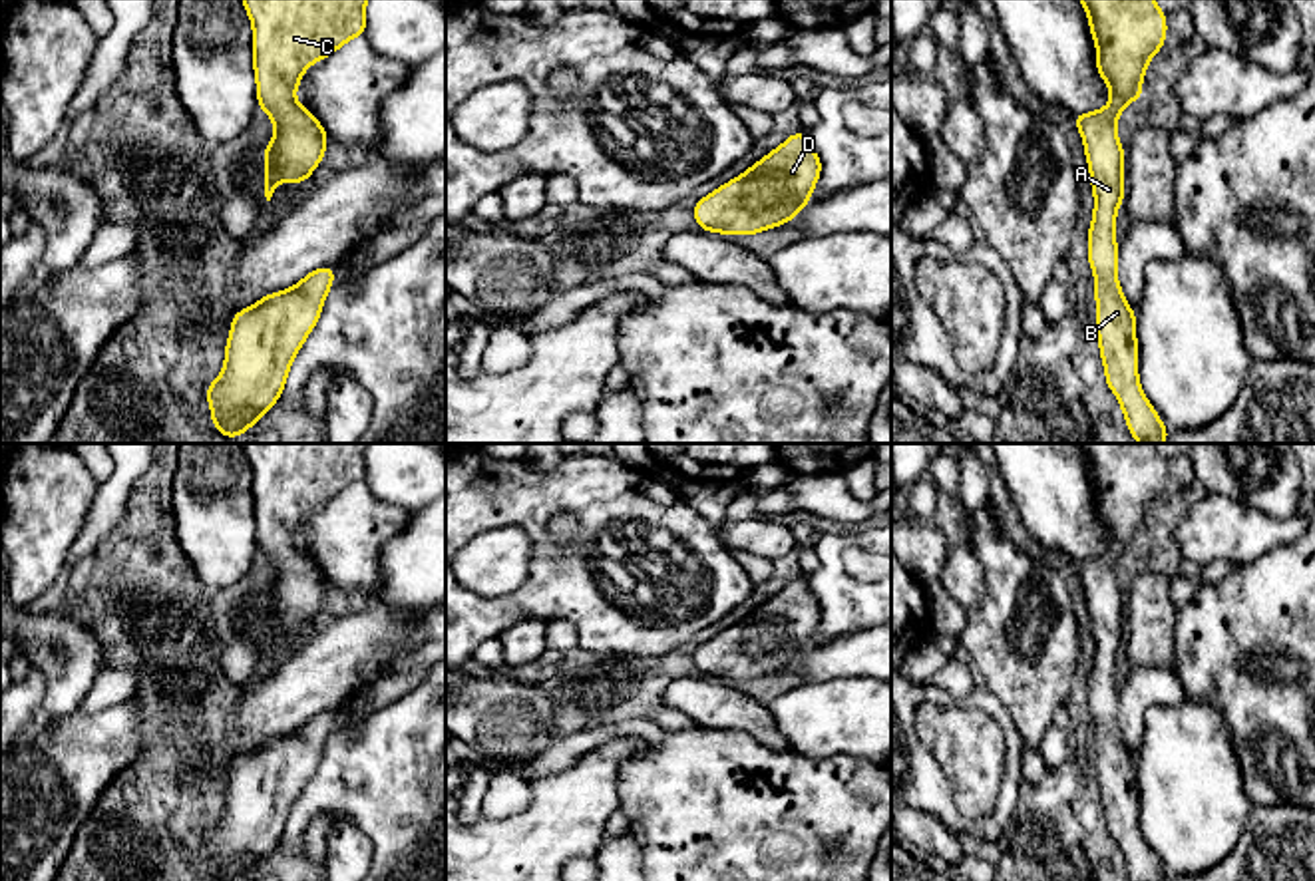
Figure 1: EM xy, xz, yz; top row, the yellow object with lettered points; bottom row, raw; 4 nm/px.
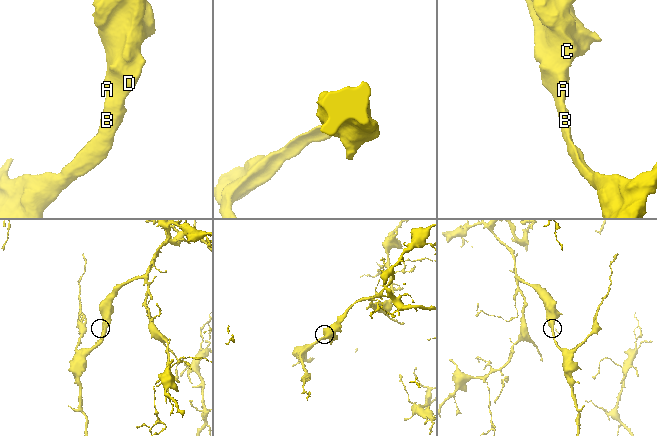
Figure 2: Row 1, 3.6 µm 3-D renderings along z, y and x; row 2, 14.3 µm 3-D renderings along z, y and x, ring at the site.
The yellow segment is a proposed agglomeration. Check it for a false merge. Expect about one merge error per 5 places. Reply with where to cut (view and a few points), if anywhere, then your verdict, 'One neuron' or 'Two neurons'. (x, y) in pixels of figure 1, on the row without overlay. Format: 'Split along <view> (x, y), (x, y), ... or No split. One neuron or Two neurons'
No split. One neuron

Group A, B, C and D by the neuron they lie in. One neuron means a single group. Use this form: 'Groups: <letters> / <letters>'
Groups: A B C D

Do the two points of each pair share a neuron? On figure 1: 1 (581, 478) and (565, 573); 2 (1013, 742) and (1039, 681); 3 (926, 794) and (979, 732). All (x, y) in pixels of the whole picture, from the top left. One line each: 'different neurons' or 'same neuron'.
1: same neuron
2: different neurons
3: different neurons

